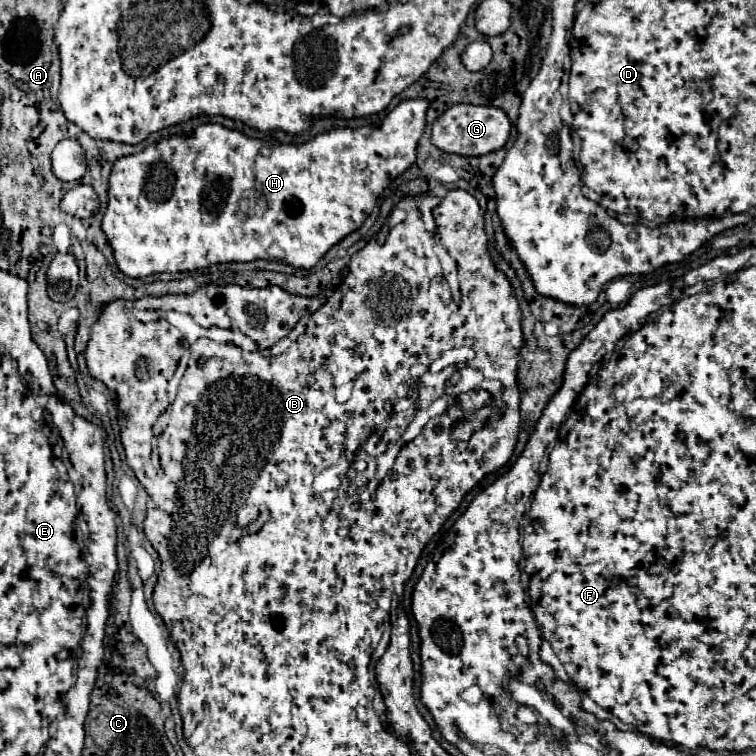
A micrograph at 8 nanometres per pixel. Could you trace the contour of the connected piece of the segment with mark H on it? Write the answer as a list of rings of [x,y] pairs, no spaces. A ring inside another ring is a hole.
[[[422,98],[418,100],[404,100],[400,102],[379,126],[369,125],[358,128],[358,130],[350,130],[350,128],[334,128],[328,134],[320,134],[314,140],[310,140],[308,144],[302,146],[290,146],[276,142],[275,140],[262,140],[248,138],[242,132],[236,130],[228,130],[220,124],[202,124],[196,128],[196,132],[190,138],[168,138],[168,140],[160,140],[152,146],[148,146],[146,150],[142,150],[140,154],[134,156],[122,156],[114,162],[110,180],[108,180],[108,210],[102,218],[102,230],[106,234],[106,238],[110,240],[110,246],[114,248],[114,258],[118,262],[120,272],[124,272],[126,276],[132,278],[144,278],[150,274],[158,274],[158,272],[192,272],[198,268],[206,268],[210,264],[222,264],[222,262],[252,262],[258,258],[270,258],[270,260],[284,260],[286,264],[292,264],[296,268],[312,268],[318,264],[318,260],[334,246],[338,244],[344,236],[348,236],[350,232],[358,230],[362,226],[362,222],[366,220],[366,216],[372,212],[378,196],[382,194],[382,190],[390,184],[392,178],[396,178],[398,174],[402,174],[404,170],[408,170],[414,160],[416,160],[416,146],[418,140],[422,136],[424,124],[426,124],[426,110],[428,110],[428,102],[422,102]],[[263,141],[271,141],[273,147],[270,150],[262,148]],[[270,248],[278,248],[278,254],[272,254]]]

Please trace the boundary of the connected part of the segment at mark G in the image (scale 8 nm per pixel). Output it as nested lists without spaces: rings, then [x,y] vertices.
[[[454,104],[432,124],[432,142],[444,152],[460,156],[482,156],[500,150],[510,136],[508,116],[494,106],[474,106],[474,104]]]

